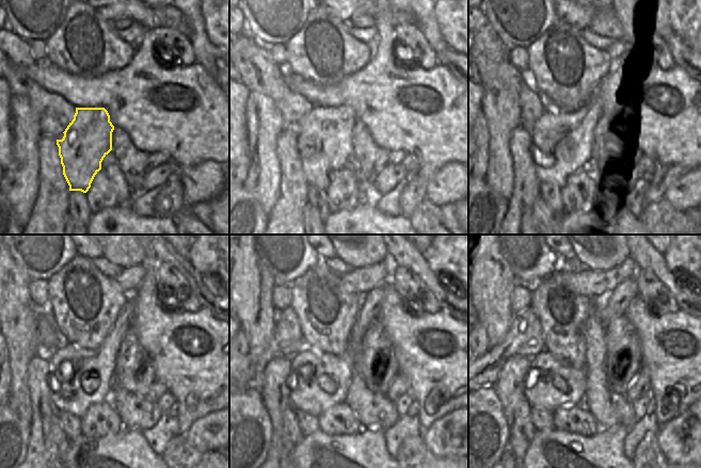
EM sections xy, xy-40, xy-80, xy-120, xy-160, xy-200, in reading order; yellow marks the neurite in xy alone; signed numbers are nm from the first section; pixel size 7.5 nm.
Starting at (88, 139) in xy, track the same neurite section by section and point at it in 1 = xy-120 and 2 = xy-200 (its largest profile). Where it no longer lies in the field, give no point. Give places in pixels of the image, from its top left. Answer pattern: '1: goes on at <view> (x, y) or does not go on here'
1: goes on at xy-120 (68, 397)
2: goes on at xy-200 (540, 392)

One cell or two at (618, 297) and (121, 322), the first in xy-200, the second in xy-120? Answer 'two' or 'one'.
one

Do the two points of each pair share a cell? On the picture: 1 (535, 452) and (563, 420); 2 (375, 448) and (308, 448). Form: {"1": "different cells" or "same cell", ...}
{"1": "different cells", "2": "same cell"}

